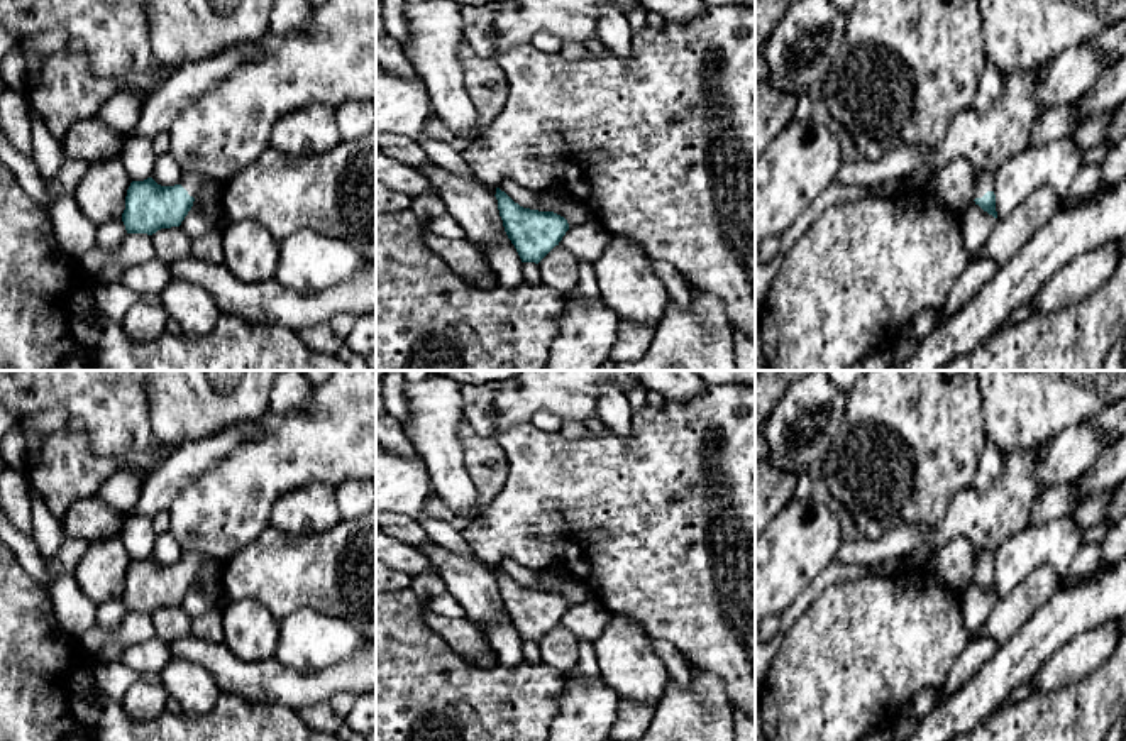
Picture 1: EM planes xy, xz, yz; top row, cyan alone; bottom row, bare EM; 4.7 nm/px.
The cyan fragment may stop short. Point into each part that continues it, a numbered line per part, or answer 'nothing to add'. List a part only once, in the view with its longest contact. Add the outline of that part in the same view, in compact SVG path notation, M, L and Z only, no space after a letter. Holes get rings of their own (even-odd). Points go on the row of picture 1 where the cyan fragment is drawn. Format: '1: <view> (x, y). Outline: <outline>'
1: yz (984, 181). Outline: M982 171L975 179L974 200L982 198L987 191L994 191L994 188L992 174Z

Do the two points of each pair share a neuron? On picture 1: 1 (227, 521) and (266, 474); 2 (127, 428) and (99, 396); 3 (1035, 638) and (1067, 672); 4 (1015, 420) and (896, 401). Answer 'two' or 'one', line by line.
1: one
2: one
3: two
4: two

